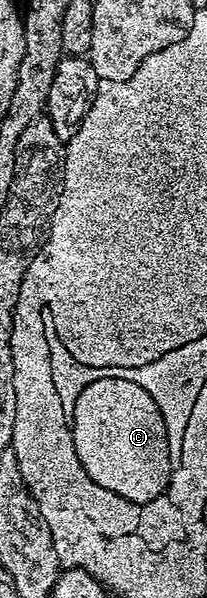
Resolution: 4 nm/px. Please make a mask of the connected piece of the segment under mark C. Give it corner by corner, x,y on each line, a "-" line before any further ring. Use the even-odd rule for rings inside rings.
98,377
88,383
82,391
76,425
70,430
82,471
91,475
94,487
124,503
156,499
158,491
166,487
174,465
174,461
166,461
166,451
172,451
172,443
164,413
160,413
150,395
134,387
134,381

